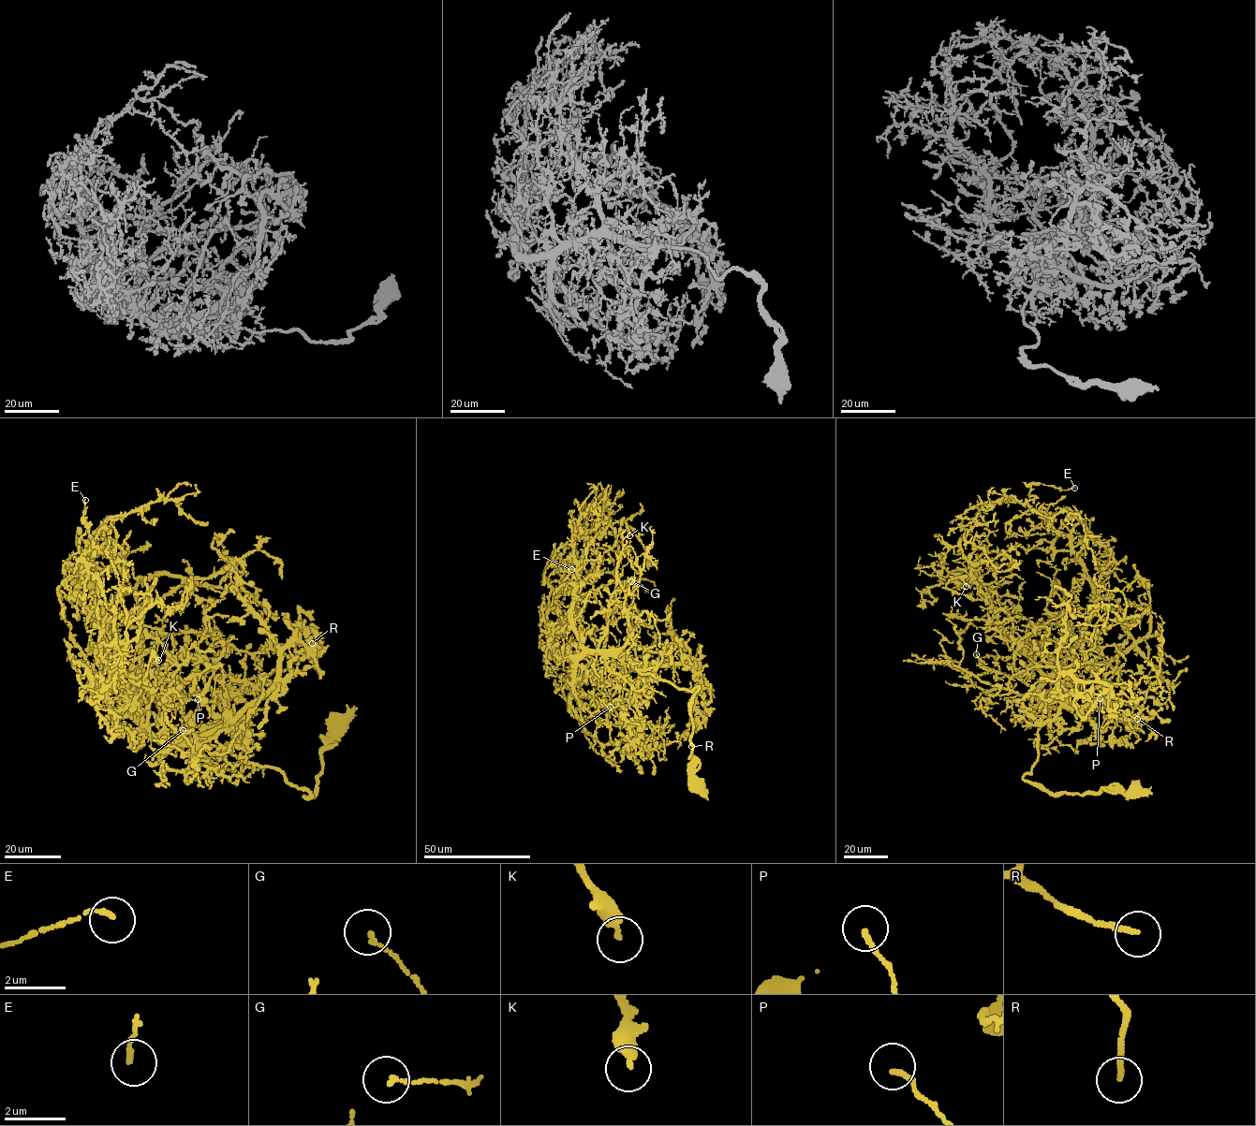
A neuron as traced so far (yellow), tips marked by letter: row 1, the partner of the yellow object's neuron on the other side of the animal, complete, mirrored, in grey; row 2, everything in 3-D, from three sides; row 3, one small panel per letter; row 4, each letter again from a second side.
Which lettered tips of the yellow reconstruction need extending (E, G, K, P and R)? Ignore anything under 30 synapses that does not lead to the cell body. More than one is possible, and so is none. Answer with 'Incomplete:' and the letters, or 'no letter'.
Incomplete: no letter

